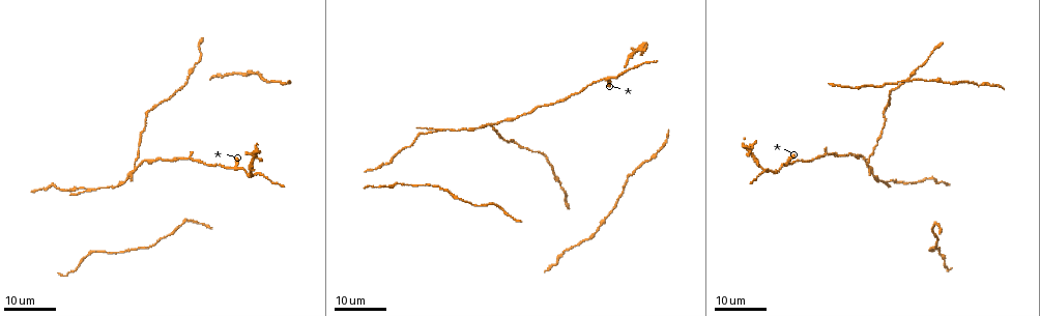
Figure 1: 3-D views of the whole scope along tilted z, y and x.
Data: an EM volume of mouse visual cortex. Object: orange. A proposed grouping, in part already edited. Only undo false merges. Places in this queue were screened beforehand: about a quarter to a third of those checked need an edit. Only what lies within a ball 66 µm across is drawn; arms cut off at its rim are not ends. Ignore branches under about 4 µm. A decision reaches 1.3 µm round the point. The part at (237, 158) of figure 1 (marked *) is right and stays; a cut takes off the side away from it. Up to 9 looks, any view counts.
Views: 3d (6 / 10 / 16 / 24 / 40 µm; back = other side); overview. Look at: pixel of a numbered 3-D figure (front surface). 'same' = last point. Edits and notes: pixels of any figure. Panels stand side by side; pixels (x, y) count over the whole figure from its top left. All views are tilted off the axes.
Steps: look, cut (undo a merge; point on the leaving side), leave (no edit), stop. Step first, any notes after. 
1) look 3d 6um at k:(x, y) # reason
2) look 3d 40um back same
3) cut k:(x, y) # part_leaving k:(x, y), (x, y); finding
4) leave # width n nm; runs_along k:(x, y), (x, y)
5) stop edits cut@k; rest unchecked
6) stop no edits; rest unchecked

look 3d 16um at 1:(606, 78) # three-way junction

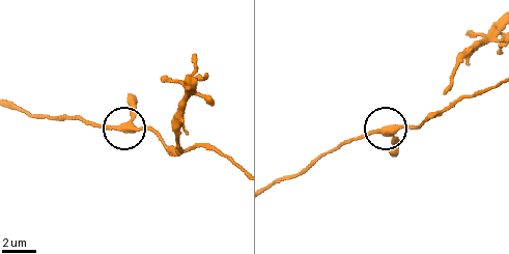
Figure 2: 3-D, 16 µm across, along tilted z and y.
look 3d 10um at 2:(124, 127)

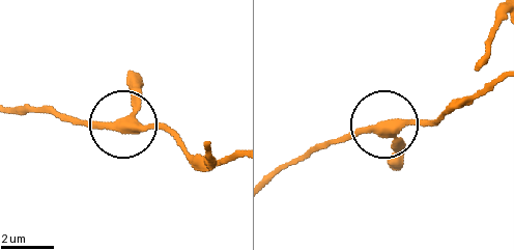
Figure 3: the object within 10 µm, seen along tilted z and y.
leave # arms 3; one neuron here

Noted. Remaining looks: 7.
look 3d 16um at 1:(771, 169) # three arms meet

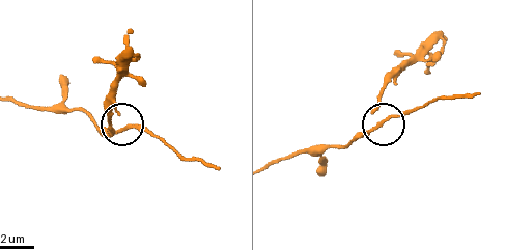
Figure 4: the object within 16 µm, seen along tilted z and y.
look 3d 10um at 4:(118, 132)

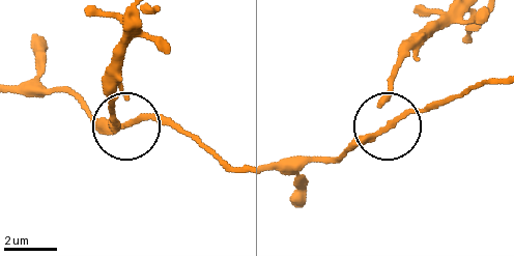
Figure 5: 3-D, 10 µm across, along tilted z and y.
leave # runs_along 5:(41, 37), (47, 89), (105, 121), (172, 119); all the same neuron

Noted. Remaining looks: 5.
look 3d 24um at 1:(435, 131) # three-way junction

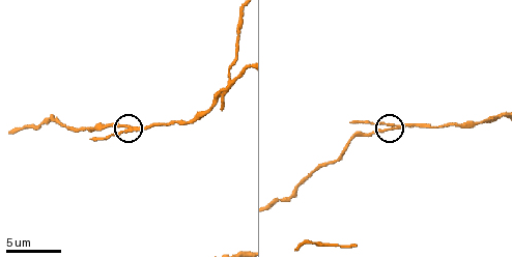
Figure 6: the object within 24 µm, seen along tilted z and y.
look 3d 10um at 6:(127, 124)

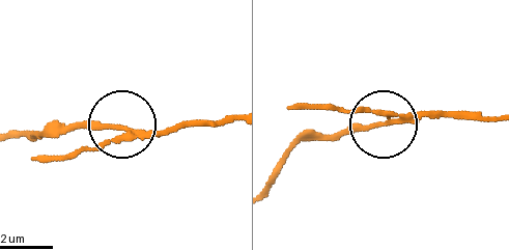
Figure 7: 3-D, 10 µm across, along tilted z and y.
cut 7:(110, 126) # width 170 nm; two neurons meet here

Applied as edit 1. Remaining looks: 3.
look overview

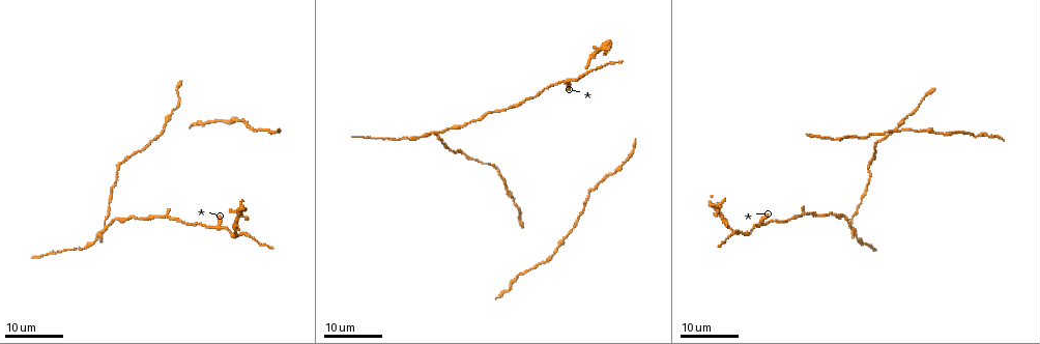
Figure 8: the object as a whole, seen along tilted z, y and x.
look 3d 24um at 8:(436, 133) # three-way junction

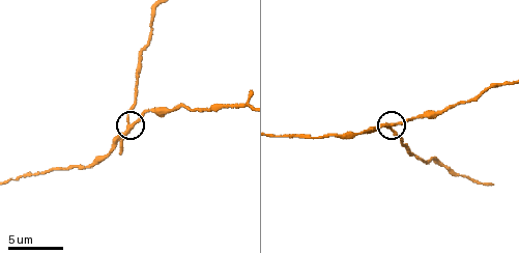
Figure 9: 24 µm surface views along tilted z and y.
look 3d 6um at 9:(390, 125) # closer look

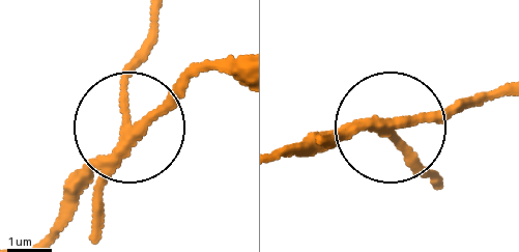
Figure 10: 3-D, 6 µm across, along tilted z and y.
cut 10:(94, 210) # side_arm 16 um; part_leaving 10:(122, 148), (128, 62), (149, 16); two neurons meet here

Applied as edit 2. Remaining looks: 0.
stop edits cut@7, cut@10; rest unchecked

